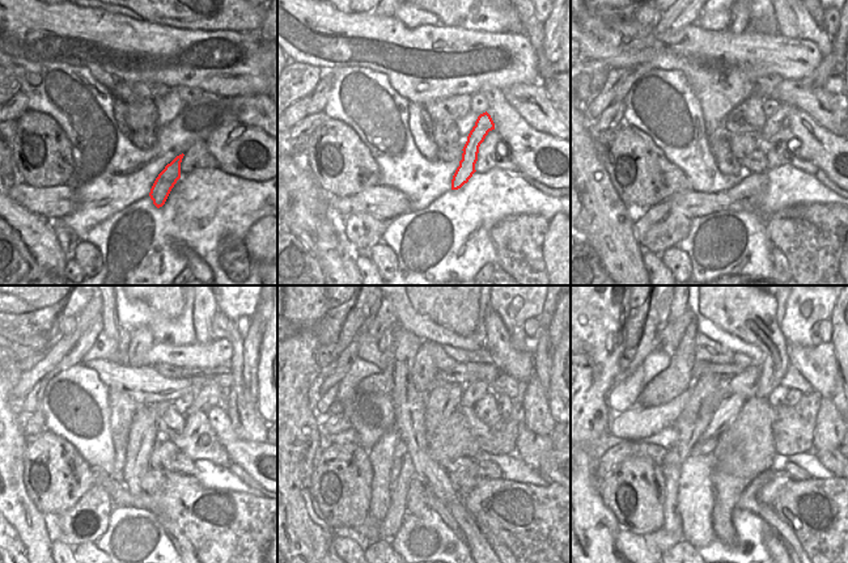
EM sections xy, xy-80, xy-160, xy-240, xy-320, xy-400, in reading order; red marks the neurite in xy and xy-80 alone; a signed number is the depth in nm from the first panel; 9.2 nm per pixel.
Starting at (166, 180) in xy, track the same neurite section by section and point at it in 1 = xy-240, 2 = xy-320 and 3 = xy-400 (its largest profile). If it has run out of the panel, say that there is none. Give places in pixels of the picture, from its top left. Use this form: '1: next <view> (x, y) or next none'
1: next xy-240 (208, 397)
2: next xy-320 (504, 384)
3: next xy-400 (793, 379)

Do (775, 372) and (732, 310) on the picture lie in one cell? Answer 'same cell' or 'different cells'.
same cell

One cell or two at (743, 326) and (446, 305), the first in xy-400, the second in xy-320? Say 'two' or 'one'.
one

